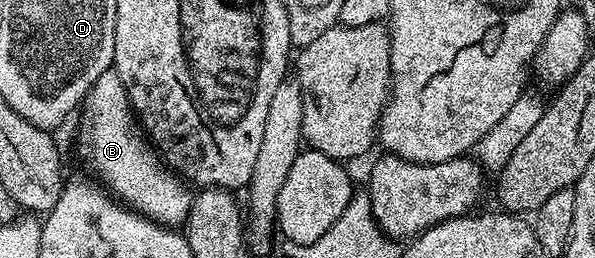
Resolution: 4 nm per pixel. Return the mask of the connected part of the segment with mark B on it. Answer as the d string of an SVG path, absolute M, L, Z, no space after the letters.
M111 70L96 78L90 91L86 93L85 101L80 108L81 112L82 129L78 132L78 152L86 159L87 166L103 180L101 183L105 191L115 201L125 204L129 211L139 212L143 218L155 220L159 226L177 229L178 224L185 225L194 200L192 192L189 192L191 189L187 187L181 176L167 167L162 157L152 147L134 107L130 104L130 94L124 90L124 82L120 82L118 72Z

